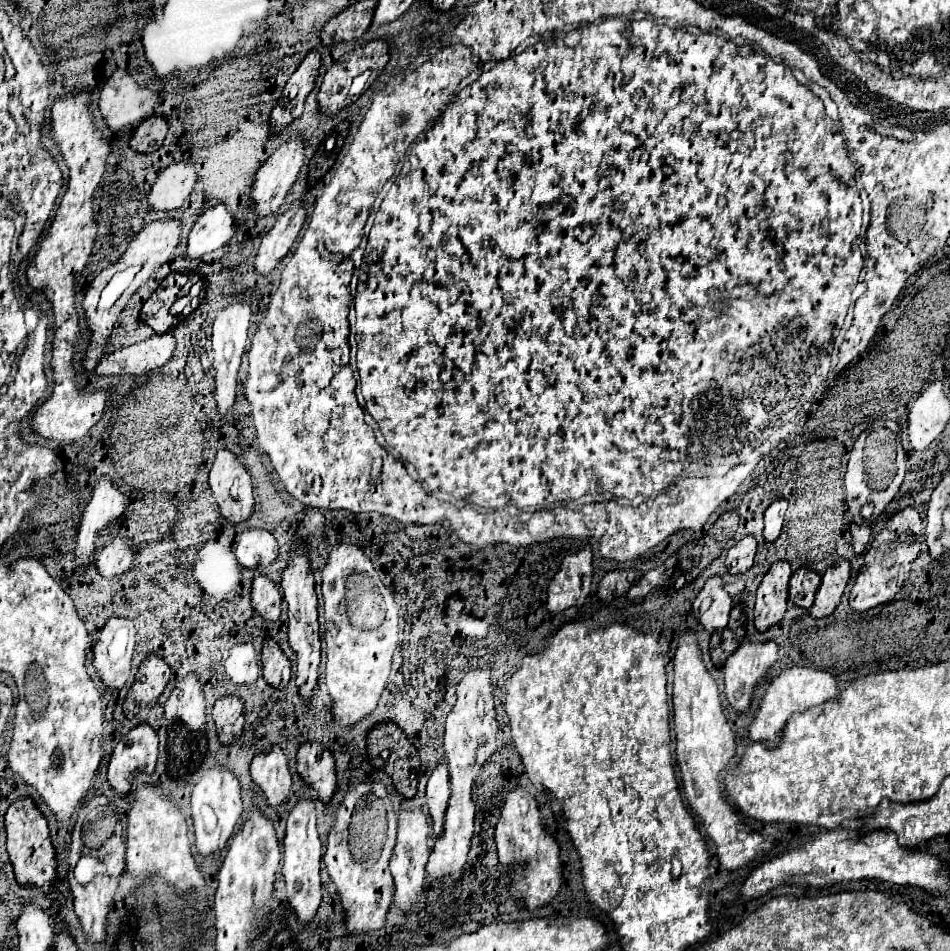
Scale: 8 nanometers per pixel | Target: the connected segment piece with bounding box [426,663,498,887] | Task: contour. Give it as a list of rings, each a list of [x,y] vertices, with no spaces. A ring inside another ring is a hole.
[[[486,663],[478,669],[470,669],[464,673],[462,681],[458,683],[458,701],[452,707],[448,715],[448,727],[444,731],[444,749],[446,749],[446,761],[450,771],[450,803],[444,815],[444,831],[436,837],[434,849],[426,865],[428,873],[427,883],[431,885],[436,877],[444,871],[446,887],[460,879],[462,869],[468,861],[468,847],[472,839],[472,825],[476,817],[476,805],[472,801],[472,787],[478,771],[488,763],[488,759],[496,753],[496,737],[498,737],[498,719],[494,711],[494,695],[492,695],[492,675],[494,665]],[[482,677],[488,677],[486,681]]]

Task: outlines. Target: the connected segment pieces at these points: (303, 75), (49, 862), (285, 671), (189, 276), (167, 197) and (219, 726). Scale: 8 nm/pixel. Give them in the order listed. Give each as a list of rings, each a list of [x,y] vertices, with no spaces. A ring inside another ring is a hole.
[[[312,49],[304,61],[300,63],[300,67],[292,73],[292,77],[288,79],[282,99],[276,105],[276,109],[270,115],[270,125],[272,125],[272,133],[280,133],[284,131],[284,127],[294,121],[296,117],[302,115],[304,109],[304,101],[310,95],[310,91],[314,89],[316,77],[318,77],[318,69],[322,65],[322,55]]]
[[[22,797],[10,803],[6,815],[4,815],[4,827],[6,827],[6,849],[10,855],[10,861],[14,865],[16,881],[20,885],[44,885],[52,883],[56,877],[56,861],[54,861],[54,847],[50,841],[48,823],[38,809],[38,805],[30,797]]]
[[[266,637],[262,643],[262,675],[274,687],[286,687],[292,675],[290,659],[272,637]]]
[[[168,273],[166,279],[160,283],[160,287],[152,293],[152,297],[142,307],[142,319],[156,331],[164,333],[176,327],[178,321],[186,317],[186,313],[192,313],[200,303],[188,303],[180,315],[172,315],[172,305],[188,295],[190,287],[198,281],[198,273]]]
[[[190,161],[172,163],[166,167],[150,189],[150,207],[156,211],[172,211],[182,207],[182,203],[190,197],[196,185],[196,165]]]
[[[224,695],[214,703],[214,721],[218,737],[224,745],[234,743],[244,725],[244,699],[240,695]]]

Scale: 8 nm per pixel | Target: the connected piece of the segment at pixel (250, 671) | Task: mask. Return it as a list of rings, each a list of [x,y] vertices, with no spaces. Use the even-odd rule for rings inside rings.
[[[234,643],[232,645],[232,655],[230,655],[230,665],[226,665],[226,673],[236,685],[250,683],[250,689],[254,689],[254,681],[260,675],[258,669],[258,655],[256,649],[250,643]]]

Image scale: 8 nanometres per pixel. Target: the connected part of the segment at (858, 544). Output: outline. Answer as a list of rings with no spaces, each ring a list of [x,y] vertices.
[[[862,519],[860,523],[852,521],[852,527],[850,527],[850,533],[852,533],[852,547],[854,547],[854,553],[860,555],[866,547],[866,543],[870,541],[870,535],[872,535],[872,525],[868,519]]]

